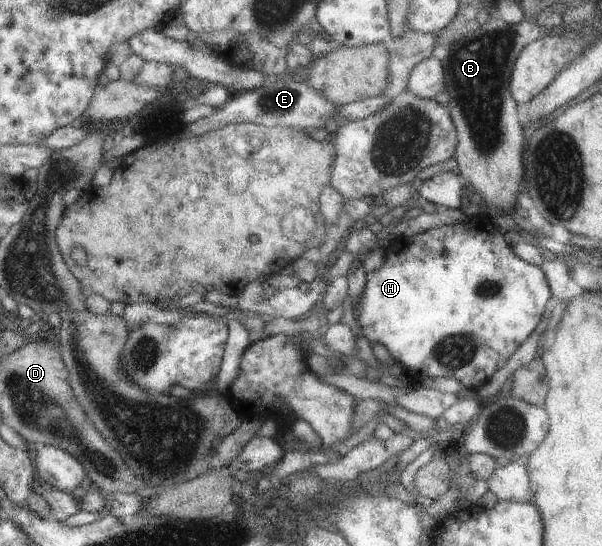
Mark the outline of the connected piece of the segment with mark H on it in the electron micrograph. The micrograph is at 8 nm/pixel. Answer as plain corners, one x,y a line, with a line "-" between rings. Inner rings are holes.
468,222
466,224
455,224
455,225
442,225
436,226
436,228
429,228
427,231
420,232
420,234
415,234
414,236
409,236
406,238
405,236
401,237
393,237
388,241
387,248
384,248
384,261
383,265
378,269
373,270
372,272
368,272
364,277
364,290
362,290
362,296
360,296
360,300
358,300
358,306
356,306
356,310
353,311
353,318
355,322
359,326
359,332
367,338
368,342
378,343
384,346
391,358
398,362
400,366
405,370
406,376
410,379
408,384
413,386
413,381
417,381
423,379
424,377
436,378
439,376
454,378
454,380
458,380
460,382
460,386
468,389
476,390
477,387
484,383
489,376
491,376
498,368
504,366
504,363
510,357
510,355
515,351
515,348
520,346
520,343
523,342
527,336
530,336
532,330
536,327
536,324
540,322
542,316
547,314
550,304
550,289
548,289
548,284
546,283
546,279
544,278
544,274
542,270
538,266
534,266
529,264
528,262
524,262
524,260
520,260
518,256
514,256
514,252
509,244
506,244
506,240
502,237
503,234
498,233
496,229
492,229
491,231
482,230
482,226
478,229
478,226
468,226

